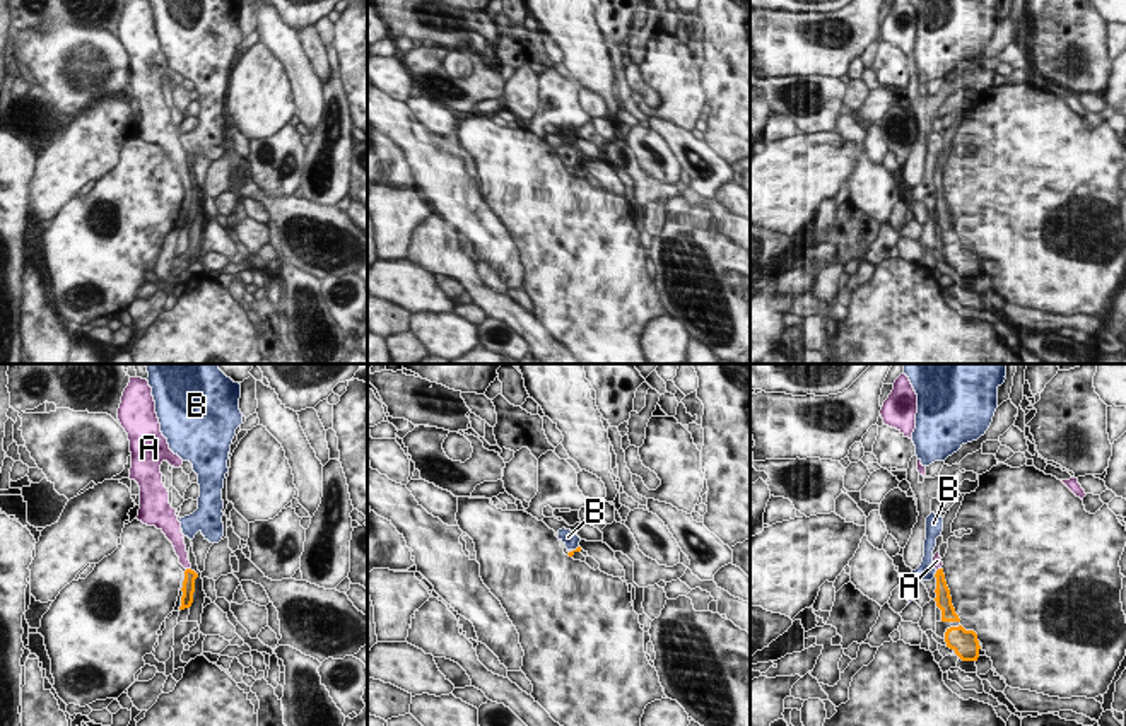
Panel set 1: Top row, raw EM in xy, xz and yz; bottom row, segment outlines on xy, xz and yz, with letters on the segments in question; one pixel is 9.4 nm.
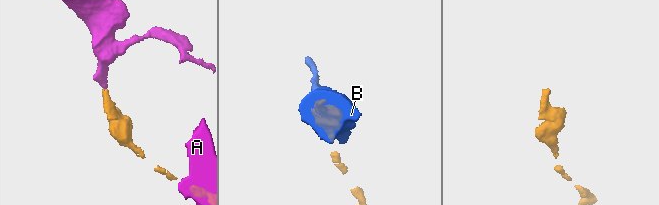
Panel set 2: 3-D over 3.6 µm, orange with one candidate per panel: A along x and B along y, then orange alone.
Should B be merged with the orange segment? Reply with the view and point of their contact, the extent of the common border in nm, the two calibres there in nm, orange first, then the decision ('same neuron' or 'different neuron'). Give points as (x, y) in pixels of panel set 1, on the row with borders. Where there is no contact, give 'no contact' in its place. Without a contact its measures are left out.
meets orange in xz at (576, 549); contact 80 nm long; 50 nm thick on the orange side, 140 nm on the other; different neuron

